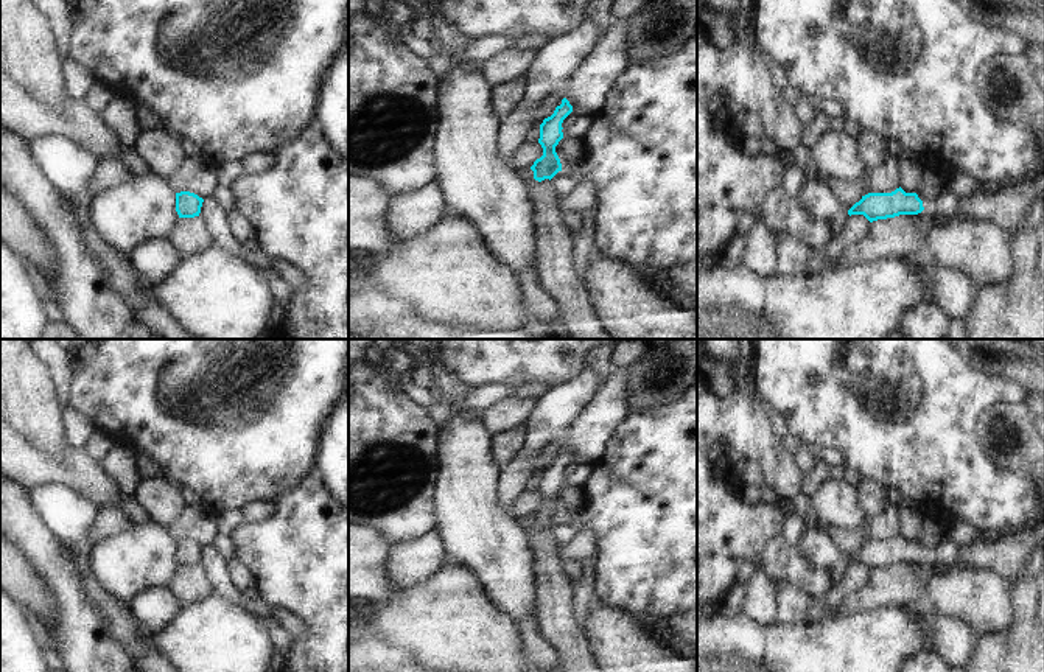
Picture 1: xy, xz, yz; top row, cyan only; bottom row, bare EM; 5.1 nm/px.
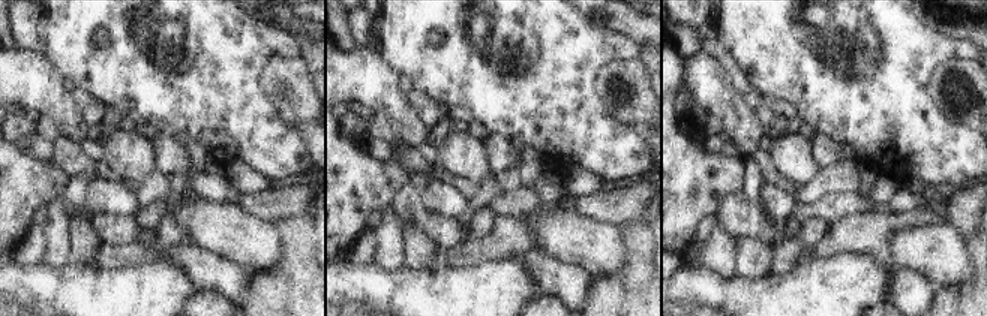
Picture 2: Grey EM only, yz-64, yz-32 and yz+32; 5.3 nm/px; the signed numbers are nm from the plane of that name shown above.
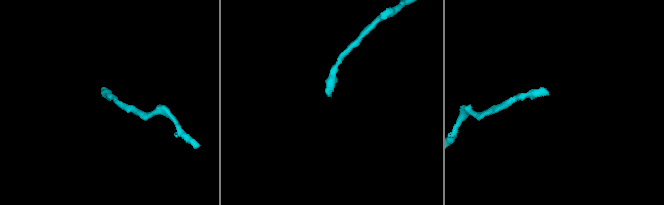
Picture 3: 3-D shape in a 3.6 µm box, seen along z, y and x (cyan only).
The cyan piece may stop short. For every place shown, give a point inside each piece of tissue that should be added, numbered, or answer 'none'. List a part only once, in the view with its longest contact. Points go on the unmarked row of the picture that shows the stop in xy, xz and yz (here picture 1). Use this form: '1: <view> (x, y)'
1: yz (946, 551).

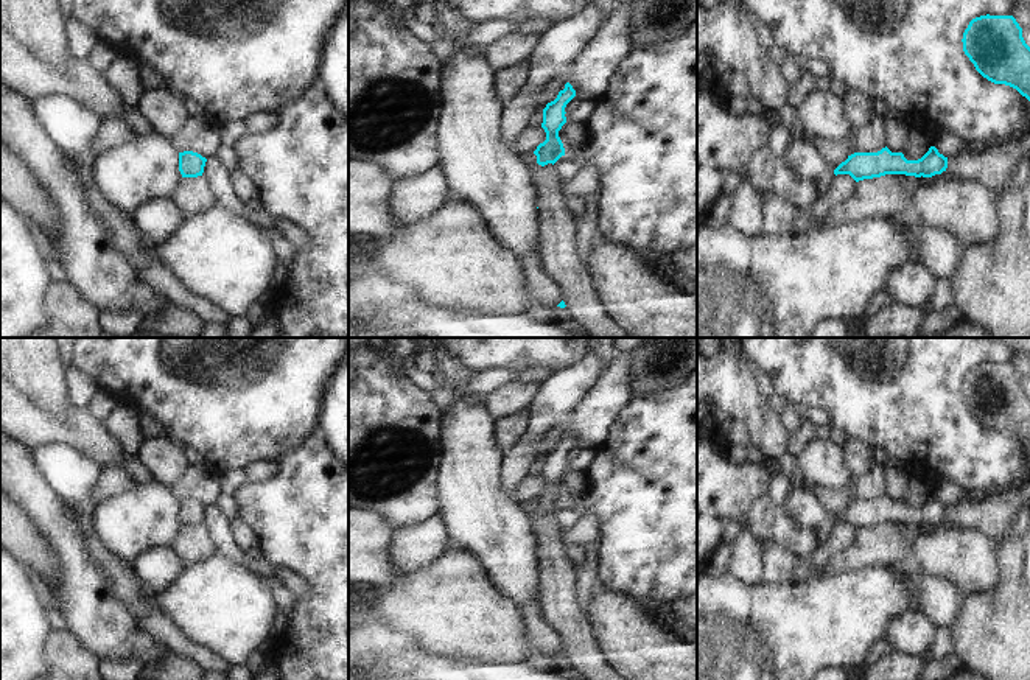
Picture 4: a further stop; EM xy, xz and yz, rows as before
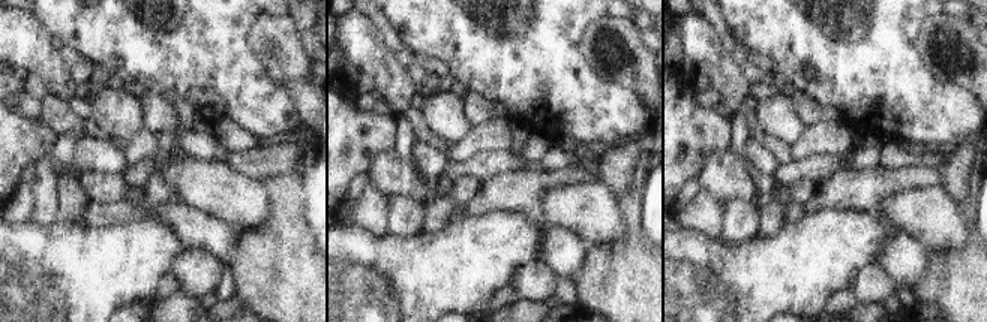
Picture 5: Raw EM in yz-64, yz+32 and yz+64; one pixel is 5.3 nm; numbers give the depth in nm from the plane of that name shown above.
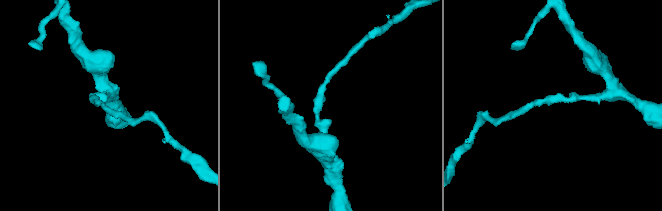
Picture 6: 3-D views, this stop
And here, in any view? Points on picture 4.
none.

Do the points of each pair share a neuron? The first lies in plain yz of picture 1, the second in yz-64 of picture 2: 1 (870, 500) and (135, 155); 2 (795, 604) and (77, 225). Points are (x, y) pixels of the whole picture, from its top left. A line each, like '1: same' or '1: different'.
1: different
2: same

